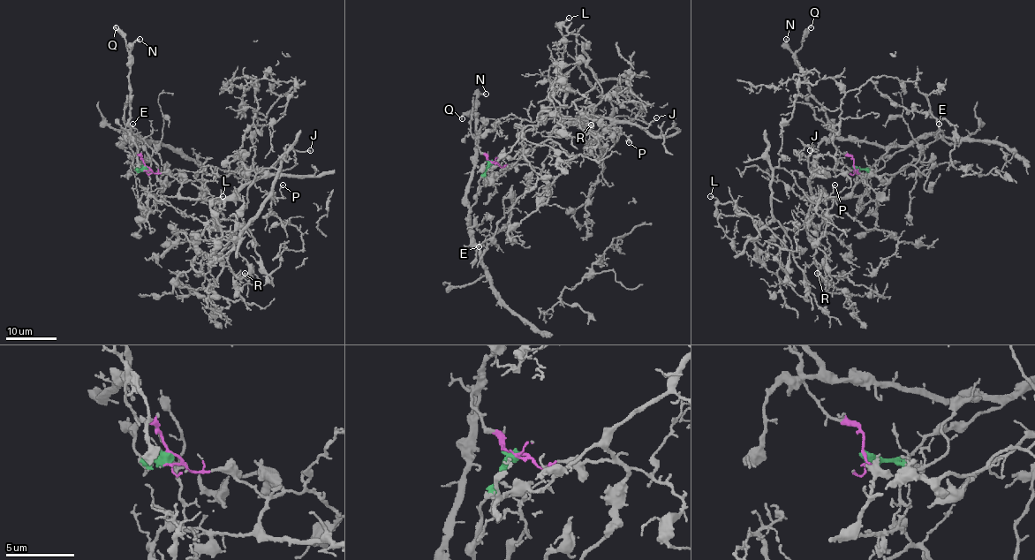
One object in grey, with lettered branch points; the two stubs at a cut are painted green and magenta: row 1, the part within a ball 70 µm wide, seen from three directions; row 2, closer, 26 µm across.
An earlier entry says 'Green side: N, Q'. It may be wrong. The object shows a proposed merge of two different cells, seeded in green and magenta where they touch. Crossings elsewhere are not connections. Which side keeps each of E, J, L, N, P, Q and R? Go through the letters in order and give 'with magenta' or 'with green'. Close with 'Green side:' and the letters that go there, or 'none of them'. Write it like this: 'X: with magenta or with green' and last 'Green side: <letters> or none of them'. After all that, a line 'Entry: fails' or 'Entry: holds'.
E: with magenta
J: with magenta
L: with magenta
N: with green
P: with magenta
Q: with green
R: with magenta
Green side: N, Q
Entry: holds

